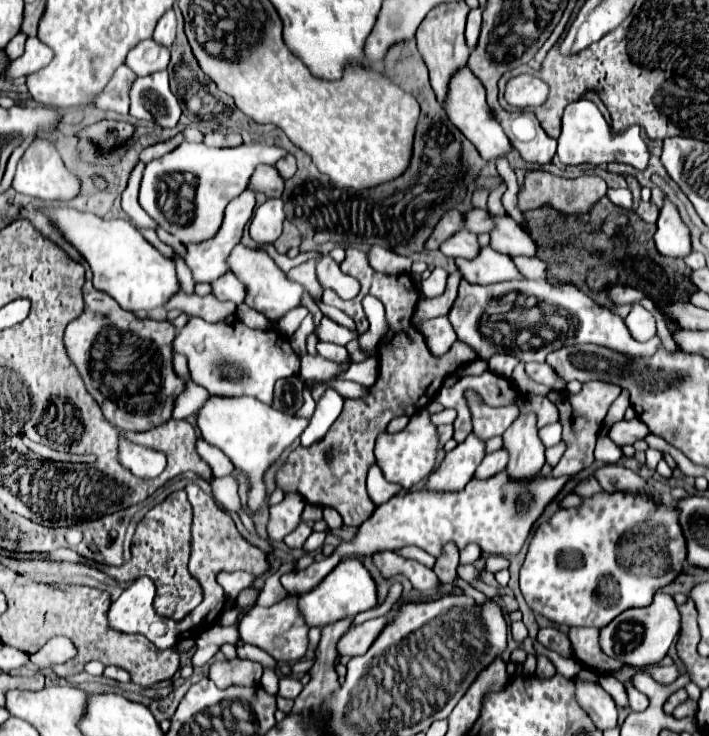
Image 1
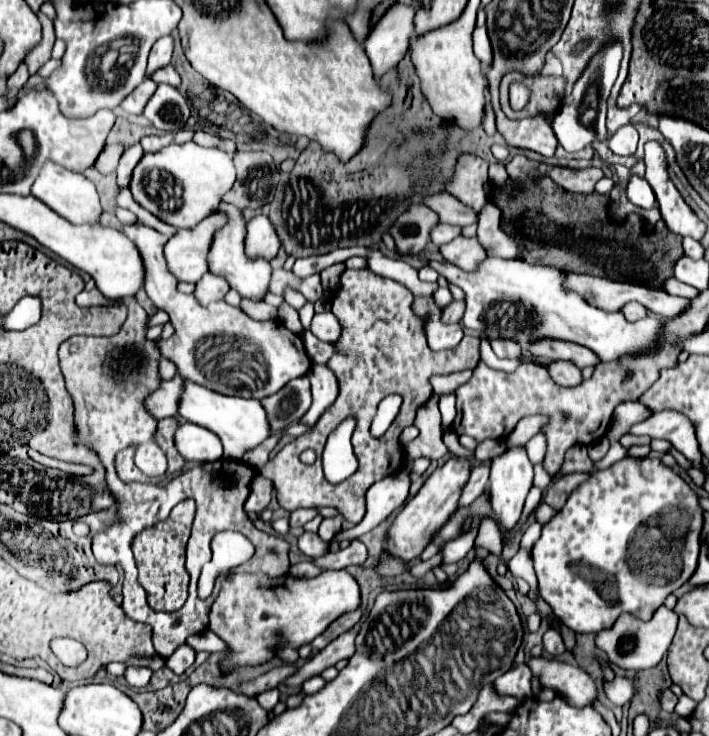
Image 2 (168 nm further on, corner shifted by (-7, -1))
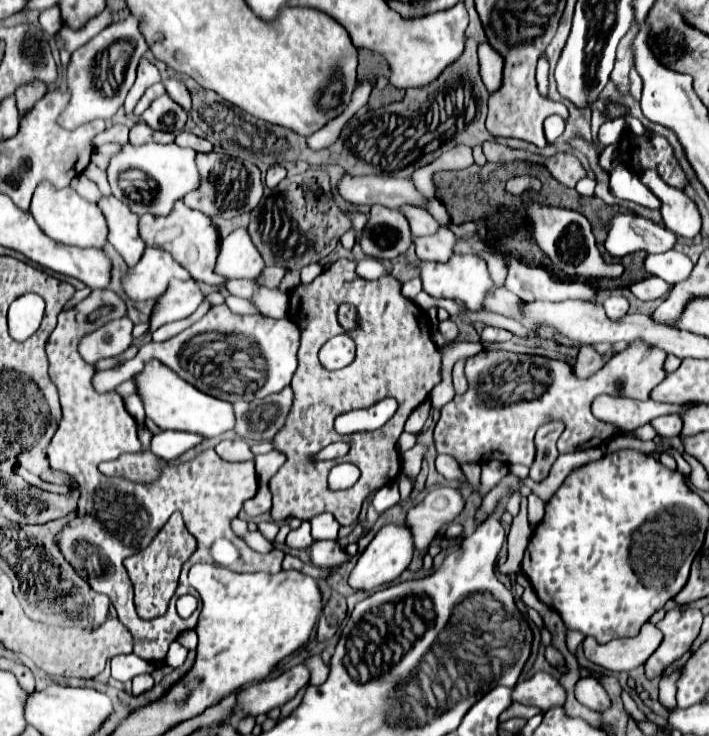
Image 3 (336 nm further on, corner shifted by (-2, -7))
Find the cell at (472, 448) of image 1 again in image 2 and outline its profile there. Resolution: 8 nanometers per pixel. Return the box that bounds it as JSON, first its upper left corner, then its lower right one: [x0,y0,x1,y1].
[387,457,473,561]

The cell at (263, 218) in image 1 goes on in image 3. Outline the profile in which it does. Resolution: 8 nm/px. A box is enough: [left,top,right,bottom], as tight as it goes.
[214,227,264,279]

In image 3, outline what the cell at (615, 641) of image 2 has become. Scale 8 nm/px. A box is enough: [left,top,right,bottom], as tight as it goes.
[582,623,662,671]

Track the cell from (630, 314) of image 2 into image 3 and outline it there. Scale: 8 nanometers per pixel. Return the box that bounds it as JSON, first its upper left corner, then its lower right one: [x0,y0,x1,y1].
[604,295,628,321]

